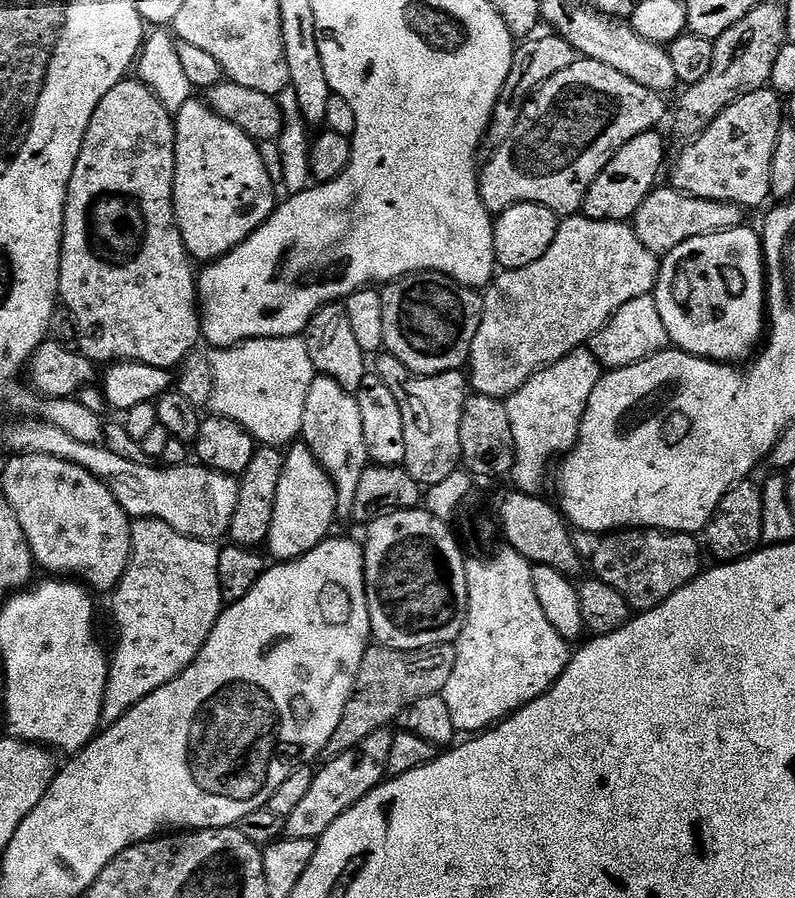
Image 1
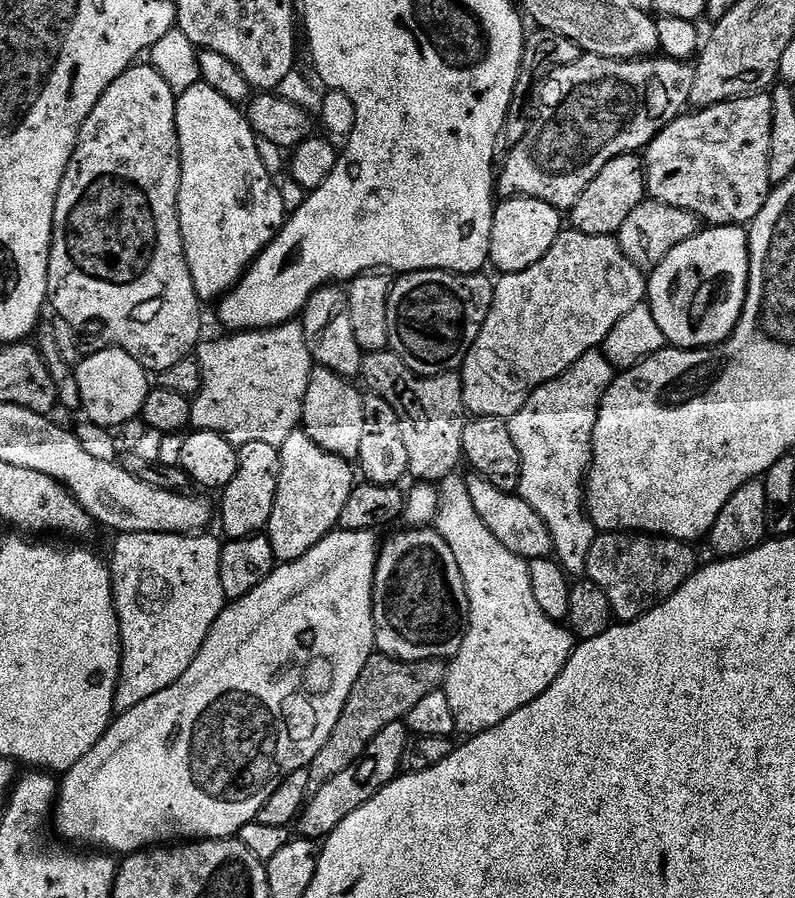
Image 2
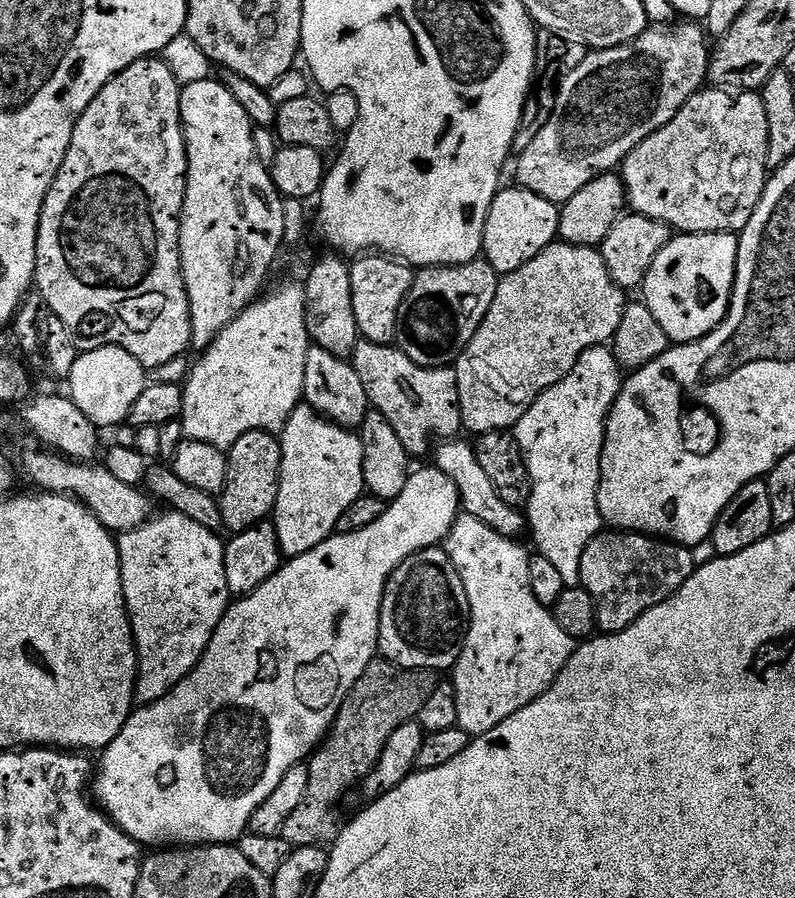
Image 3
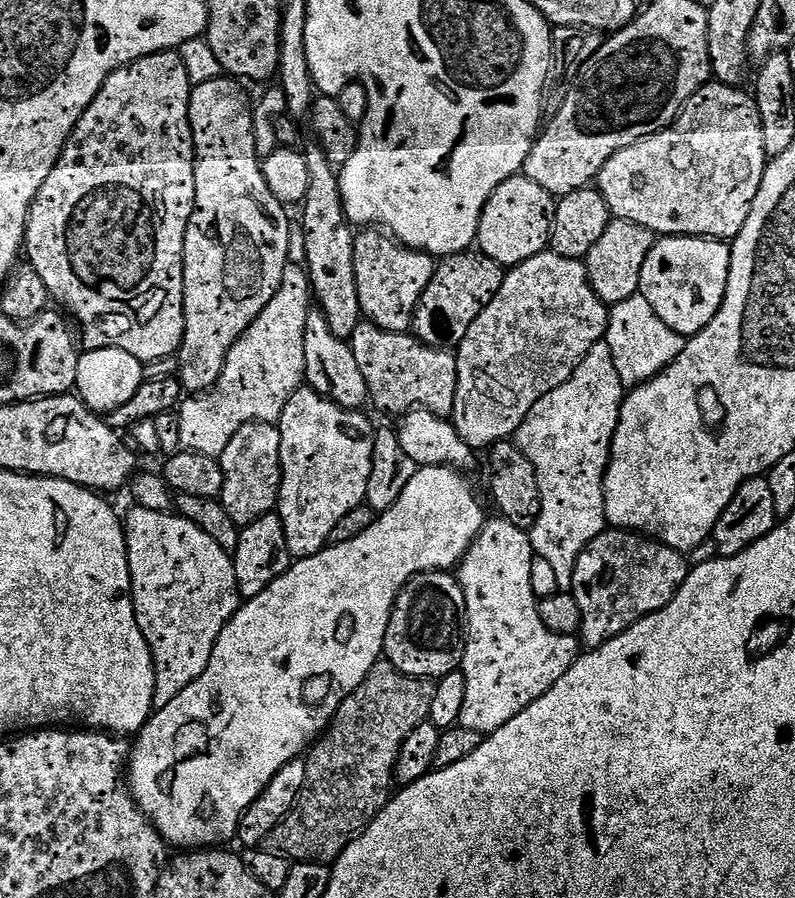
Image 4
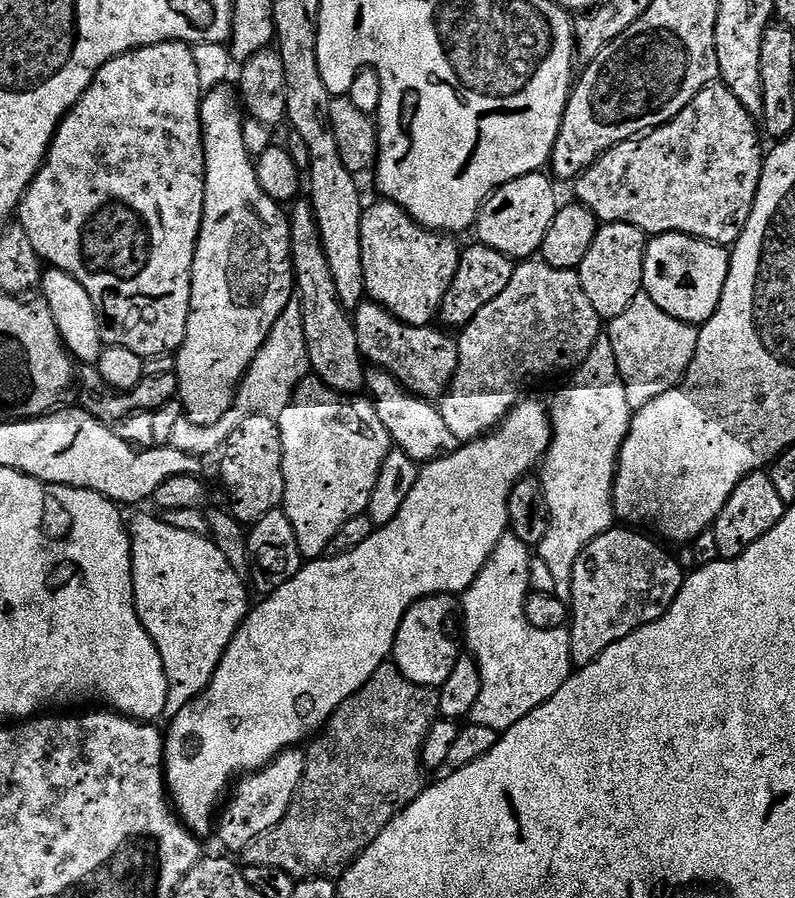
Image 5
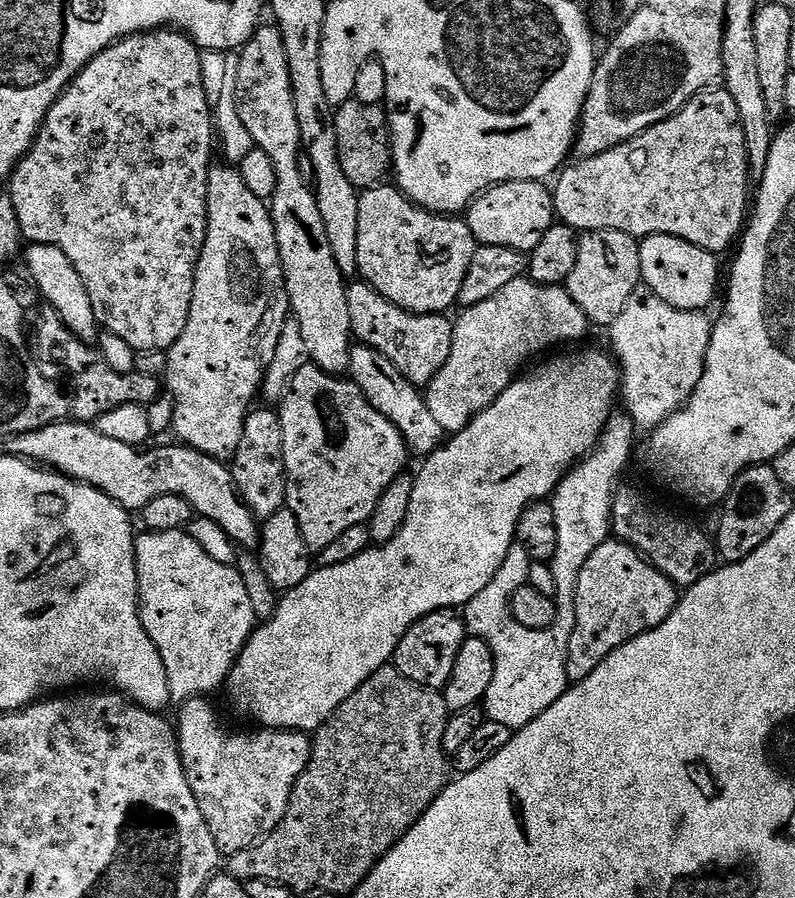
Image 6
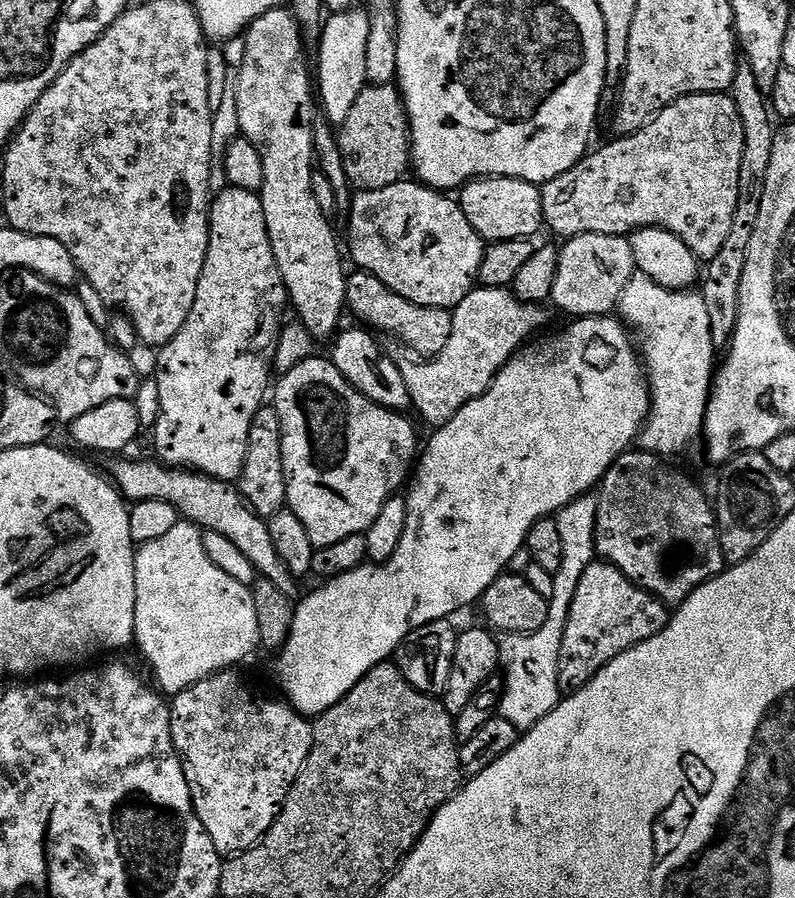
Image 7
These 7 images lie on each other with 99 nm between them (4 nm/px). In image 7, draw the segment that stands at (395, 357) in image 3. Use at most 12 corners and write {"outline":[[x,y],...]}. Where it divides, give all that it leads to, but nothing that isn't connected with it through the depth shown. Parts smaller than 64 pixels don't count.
{"outline":[[374,274],[348,276],[346,308],[420,358],[450,342],[452,312],[418,306]]}

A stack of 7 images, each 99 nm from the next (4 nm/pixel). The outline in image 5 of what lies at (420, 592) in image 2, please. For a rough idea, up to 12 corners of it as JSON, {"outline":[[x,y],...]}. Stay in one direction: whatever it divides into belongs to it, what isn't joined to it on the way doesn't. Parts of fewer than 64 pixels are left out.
{"outline":[[427,596],[398,626],[391,659],[439,689],[462,655],[462,604]]}

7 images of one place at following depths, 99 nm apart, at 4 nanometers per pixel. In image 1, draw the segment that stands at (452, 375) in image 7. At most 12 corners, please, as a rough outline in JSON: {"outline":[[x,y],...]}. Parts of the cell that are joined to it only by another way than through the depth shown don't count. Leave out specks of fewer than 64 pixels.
{"outline":[[561,219],[487,289],[466,365],[504,400],[585,347],[661,261],[627,223]]}

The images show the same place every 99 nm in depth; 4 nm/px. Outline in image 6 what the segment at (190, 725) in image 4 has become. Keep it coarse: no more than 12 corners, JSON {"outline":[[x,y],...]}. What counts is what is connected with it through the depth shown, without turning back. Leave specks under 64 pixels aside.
{"outline":[[600,348],[521,375],[421,463],[402,530],[283,593],[228,676],[315,733],[463,609],[600,441]]}

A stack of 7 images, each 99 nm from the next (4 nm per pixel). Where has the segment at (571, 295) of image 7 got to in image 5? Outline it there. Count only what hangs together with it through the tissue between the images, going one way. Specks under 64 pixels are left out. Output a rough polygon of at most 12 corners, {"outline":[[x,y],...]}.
{"outline":[[633,224],[597,227],[579,266],[601,321],[642,292],[649,237]]}

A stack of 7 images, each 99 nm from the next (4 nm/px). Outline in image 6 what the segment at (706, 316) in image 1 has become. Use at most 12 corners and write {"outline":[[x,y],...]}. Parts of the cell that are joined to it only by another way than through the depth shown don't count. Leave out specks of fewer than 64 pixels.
{"outline":[[677,236],[639,241],[640,278],[699,312],[716,296],[717,253]]}

